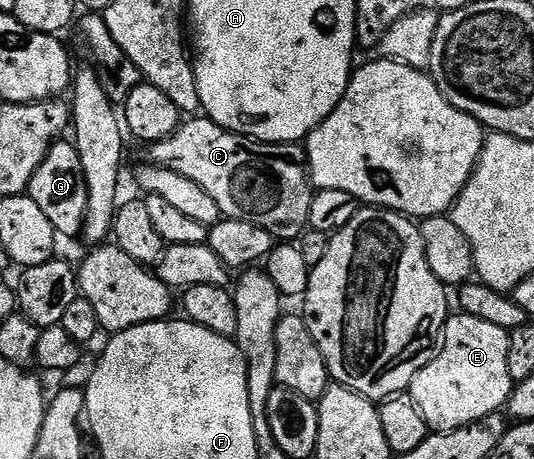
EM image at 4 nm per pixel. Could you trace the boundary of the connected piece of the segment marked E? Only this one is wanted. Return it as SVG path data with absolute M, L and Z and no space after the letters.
M451 314L446 321L446 330L442 333L440 346L430 364L416 377L410 386L409 395L414 398L420 413L424 413L424 421L431 432L445 433L467 427L469 423L480 421L484 417L501 412L509 404L510 394L515 389L514 378L508 373L508 341L510 332L500 329L500 325L491 325L488 321L480 321L480 317Z

